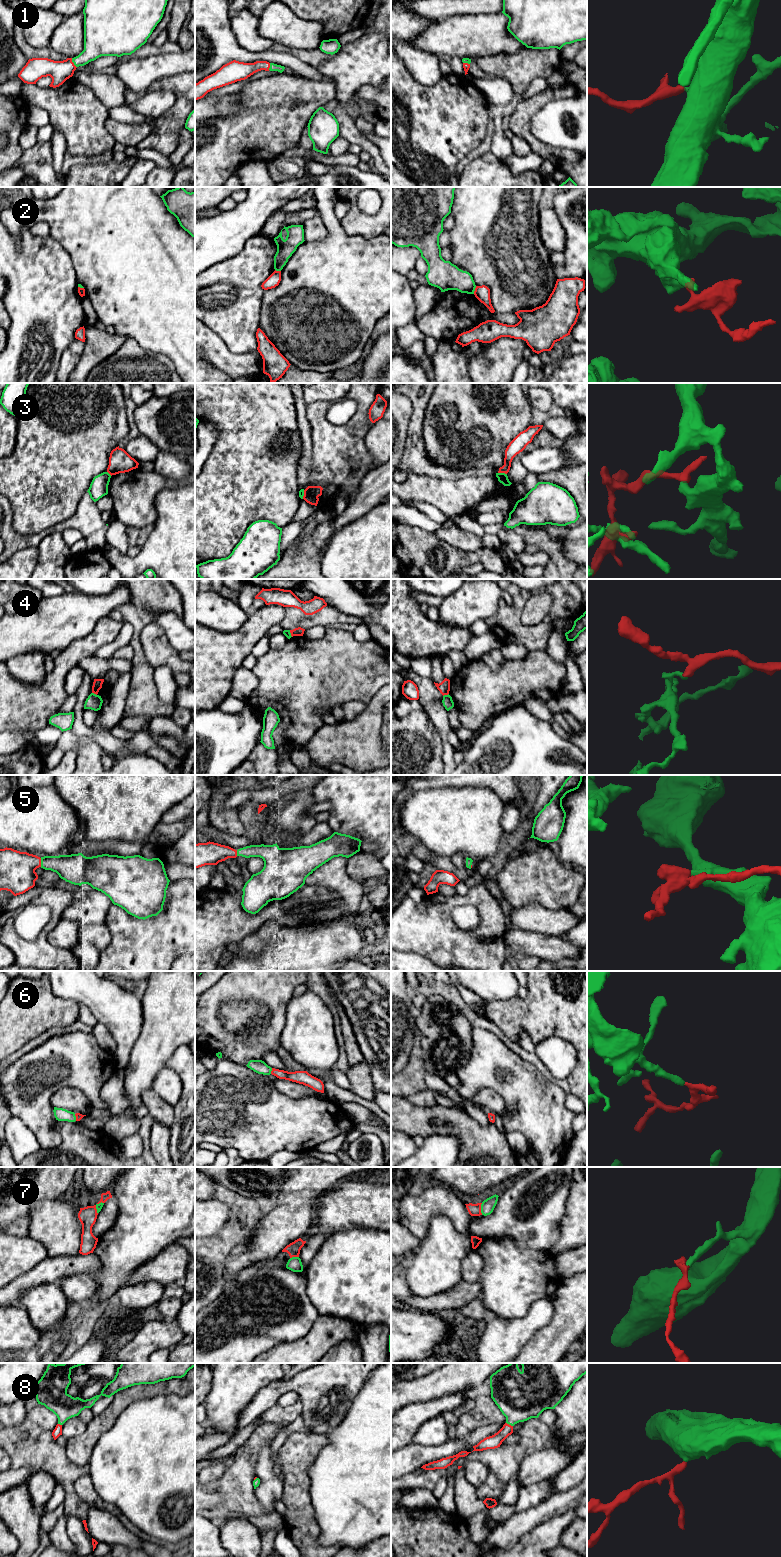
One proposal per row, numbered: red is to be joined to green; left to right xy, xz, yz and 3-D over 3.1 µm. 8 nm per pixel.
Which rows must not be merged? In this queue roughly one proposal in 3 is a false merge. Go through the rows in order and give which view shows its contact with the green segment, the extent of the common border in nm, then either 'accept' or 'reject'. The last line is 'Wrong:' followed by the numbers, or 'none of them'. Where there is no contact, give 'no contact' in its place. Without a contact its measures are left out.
1: xy | 90 nm | accept
2: yz | 70 nm | reject
3: yz | 70 nm | reject
4: yz | 50 nm | reject
5: xy | 70 nm | accept
6: xz | 50 nm | accept
7: yz | 100 nm | accept
8: yz | 70 nm | accept
Wrong: 2, 3, 4

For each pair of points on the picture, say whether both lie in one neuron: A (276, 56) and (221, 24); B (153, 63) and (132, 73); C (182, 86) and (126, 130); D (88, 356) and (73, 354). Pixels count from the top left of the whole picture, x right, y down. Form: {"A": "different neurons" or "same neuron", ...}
{"A": "same neuron", "B": "same neuron", "C": "different neurons", "D": "different neurons"}

